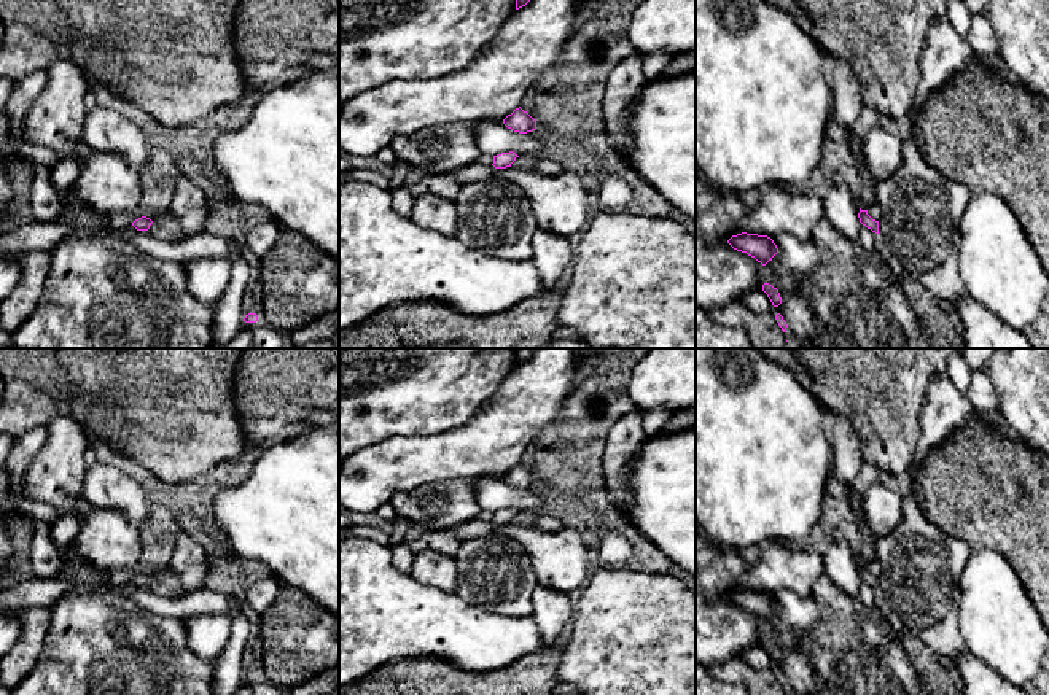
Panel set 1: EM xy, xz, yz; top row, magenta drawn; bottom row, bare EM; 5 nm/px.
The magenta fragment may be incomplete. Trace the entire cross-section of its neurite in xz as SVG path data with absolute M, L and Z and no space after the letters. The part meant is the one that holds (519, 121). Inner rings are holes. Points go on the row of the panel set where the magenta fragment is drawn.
M521 107L503 119L503 124L519 134L527 134L536 129L536 121Z

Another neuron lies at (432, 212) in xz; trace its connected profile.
M423 194L414 199L411 219L430 231L455 237L457 234L457 207L452 200L439 196Z

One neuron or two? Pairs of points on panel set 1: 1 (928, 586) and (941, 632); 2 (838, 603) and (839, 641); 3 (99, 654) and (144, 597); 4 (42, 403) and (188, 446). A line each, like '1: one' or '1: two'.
1: one
2: one
3: two
4: one

